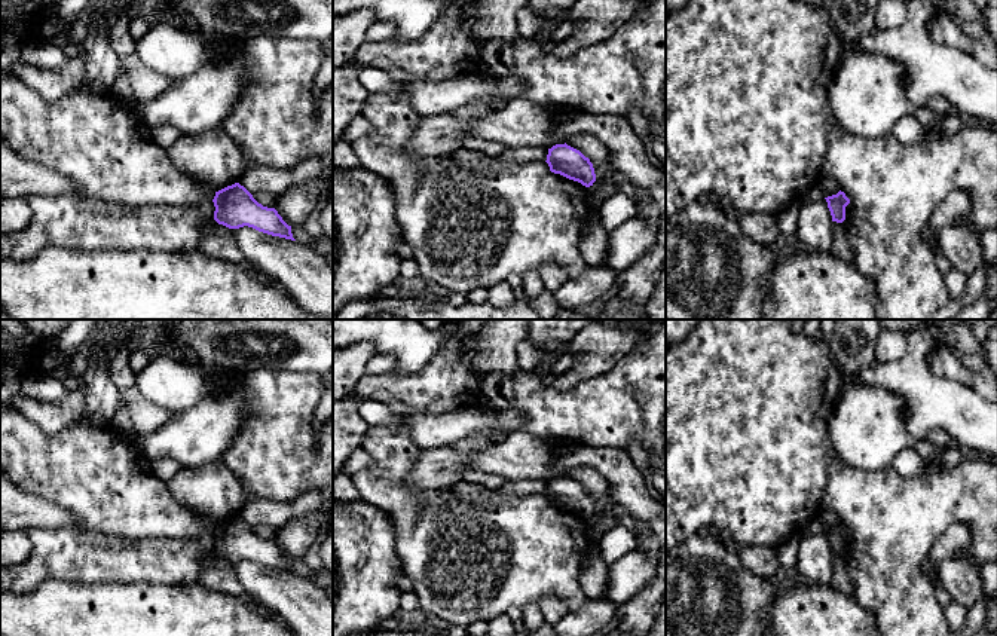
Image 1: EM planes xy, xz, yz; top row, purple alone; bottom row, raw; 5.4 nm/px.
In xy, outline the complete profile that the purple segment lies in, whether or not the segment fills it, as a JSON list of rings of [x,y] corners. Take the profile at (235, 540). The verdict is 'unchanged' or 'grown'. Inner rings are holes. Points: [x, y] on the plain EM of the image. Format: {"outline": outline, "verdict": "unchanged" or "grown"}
{"outline": [[[239,516],[227,519],[212,532],[215,544],[214,553],[229,562],[244,559],[259,565],[296,574],[288,559],[275,541],[259,536],[253,528]]], "verdict": "unchanged"}

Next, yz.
{"outline": [[[841,523],[837,528],[828,529],[825,532],[828,535],[832,554],[842,556],[845,553],[845,539],[850,536],[850,532]]], "verdict": "unchanged"}

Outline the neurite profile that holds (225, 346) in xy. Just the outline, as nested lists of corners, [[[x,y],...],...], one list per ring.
[[[175,319],[168,328],[159,325],[156,337],[171,352],[192,348],[208,374],[269,369],[322,376],[333,370],[333,319]]]

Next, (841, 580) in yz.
[[[834,554],[834,574],[831,585],[842,593],[854,596],[854,587],[847,572],[847,565],[842,556]]]

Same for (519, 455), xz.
[[[525,431],[513,432],[493,447],[468,458],[472,470],[496,474],[507,480],[542,480],[551,481],[557,476],[553,468],[556,458],[547,444]]]

